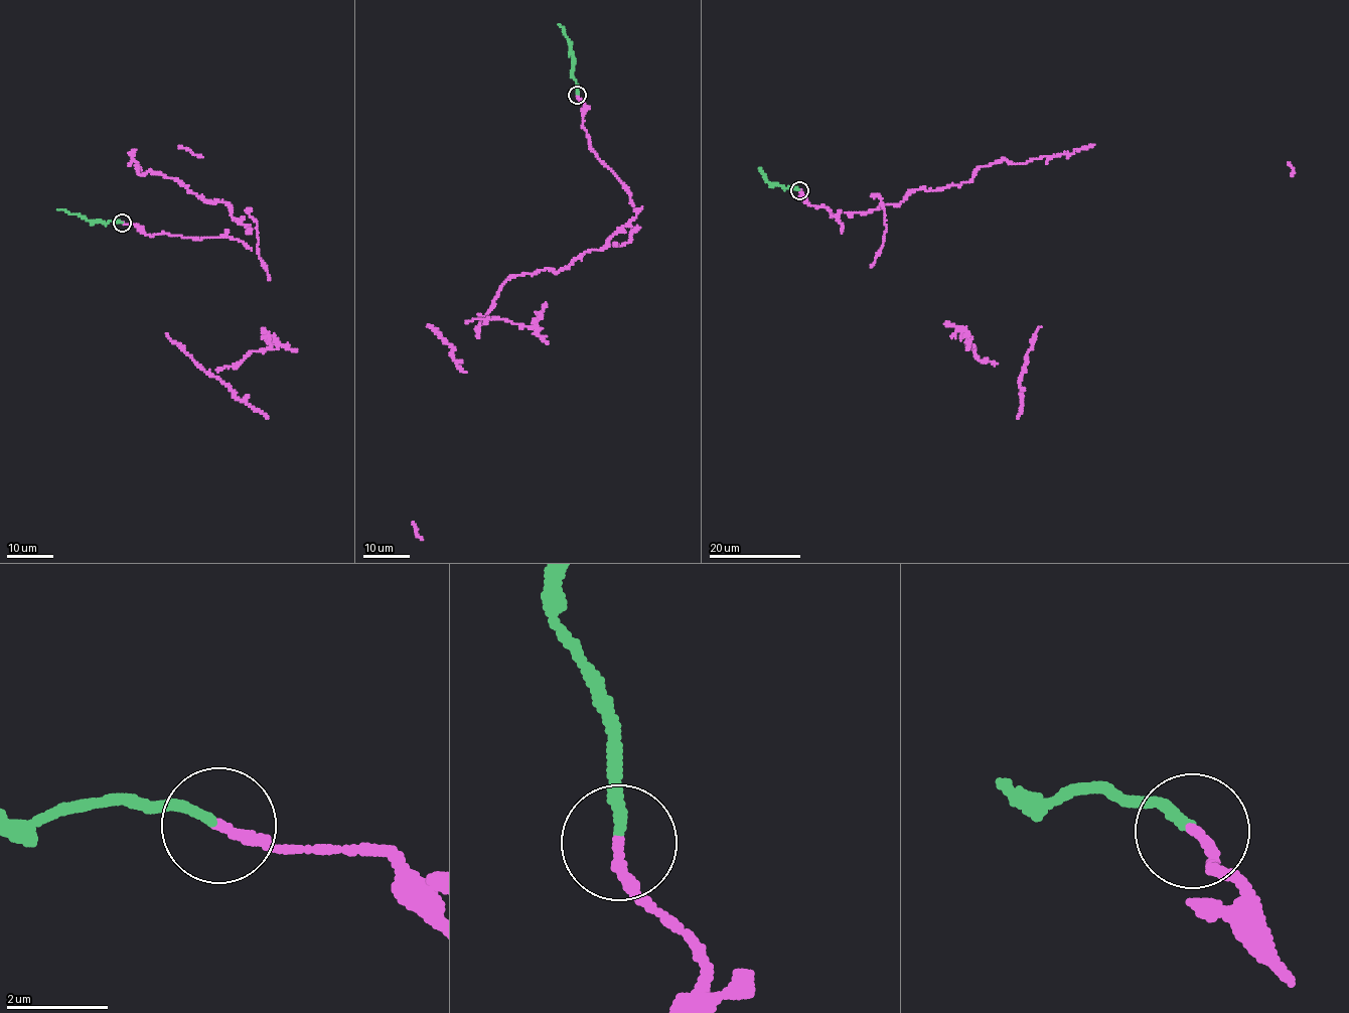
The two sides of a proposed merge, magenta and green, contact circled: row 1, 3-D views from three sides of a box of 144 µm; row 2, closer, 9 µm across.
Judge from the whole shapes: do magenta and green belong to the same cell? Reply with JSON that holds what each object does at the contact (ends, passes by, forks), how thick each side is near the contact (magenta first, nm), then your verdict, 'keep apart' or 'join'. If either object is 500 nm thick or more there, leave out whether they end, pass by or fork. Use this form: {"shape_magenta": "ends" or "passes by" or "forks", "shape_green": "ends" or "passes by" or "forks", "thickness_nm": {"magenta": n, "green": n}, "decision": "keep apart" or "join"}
{"shape_magenta": "ends", "shape_green": "ends", "thickness_nm": {"magenta": 180, "green": 190}, "decision": "keep apart"}

